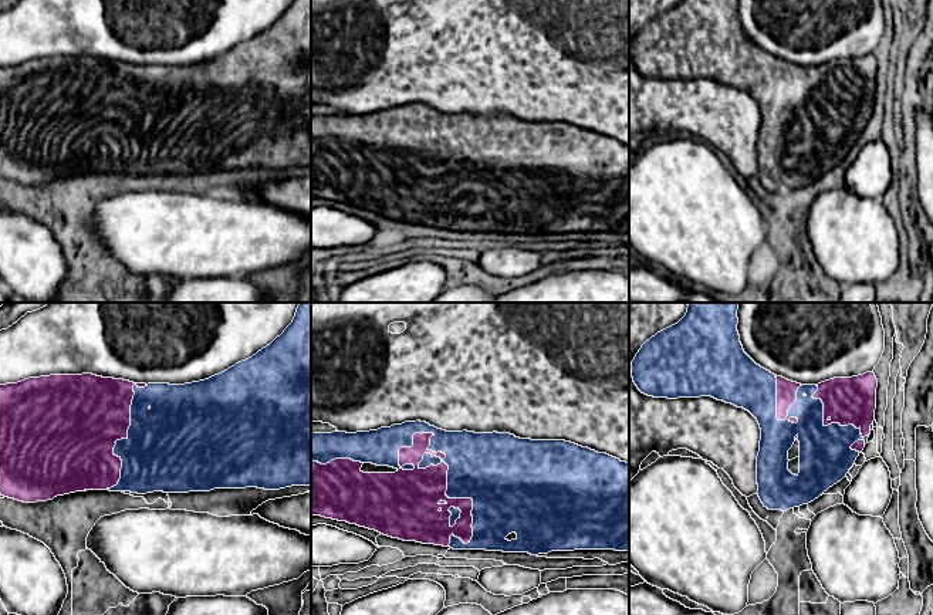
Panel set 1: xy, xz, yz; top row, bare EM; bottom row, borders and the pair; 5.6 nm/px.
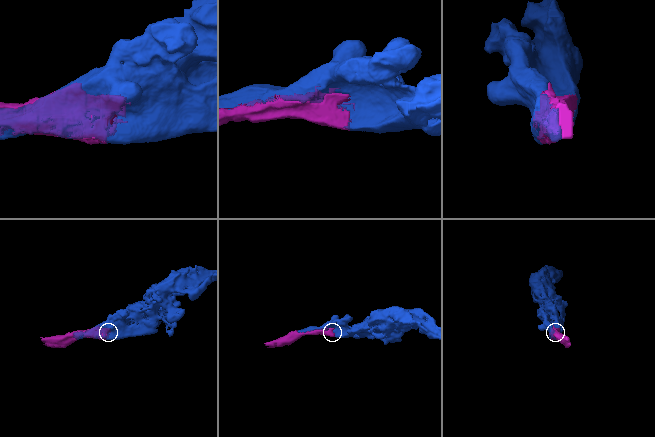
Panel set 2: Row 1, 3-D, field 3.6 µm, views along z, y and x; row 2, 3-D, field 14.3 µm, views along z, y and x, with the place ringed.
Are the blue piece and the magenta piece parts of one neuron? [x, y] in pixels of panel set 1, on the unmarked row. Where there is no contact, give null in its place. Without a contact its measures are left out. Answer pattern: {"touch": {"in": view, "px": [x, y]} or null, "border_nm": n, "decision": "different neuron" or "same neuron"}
{"touch": {"in": "xz", "px": [446, 172]}, "border_nm": 700, "decision": "same neuron"}

